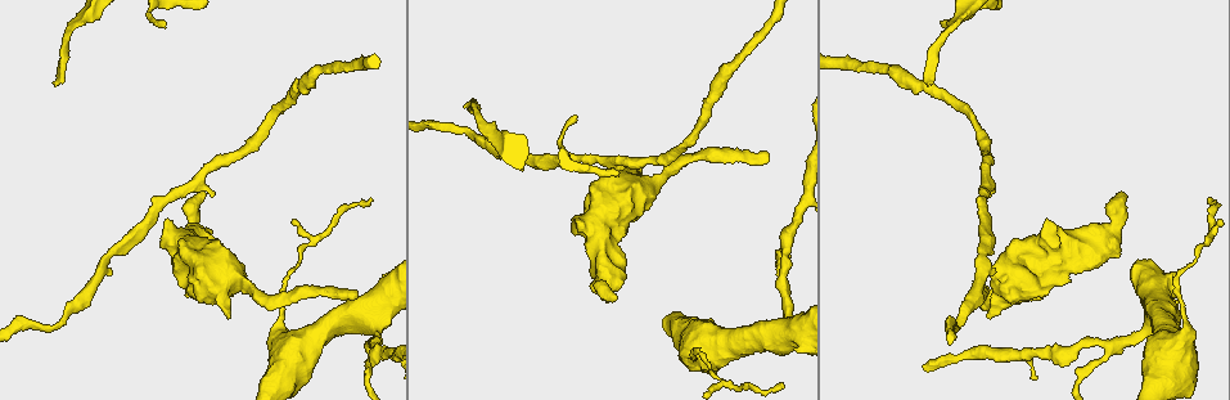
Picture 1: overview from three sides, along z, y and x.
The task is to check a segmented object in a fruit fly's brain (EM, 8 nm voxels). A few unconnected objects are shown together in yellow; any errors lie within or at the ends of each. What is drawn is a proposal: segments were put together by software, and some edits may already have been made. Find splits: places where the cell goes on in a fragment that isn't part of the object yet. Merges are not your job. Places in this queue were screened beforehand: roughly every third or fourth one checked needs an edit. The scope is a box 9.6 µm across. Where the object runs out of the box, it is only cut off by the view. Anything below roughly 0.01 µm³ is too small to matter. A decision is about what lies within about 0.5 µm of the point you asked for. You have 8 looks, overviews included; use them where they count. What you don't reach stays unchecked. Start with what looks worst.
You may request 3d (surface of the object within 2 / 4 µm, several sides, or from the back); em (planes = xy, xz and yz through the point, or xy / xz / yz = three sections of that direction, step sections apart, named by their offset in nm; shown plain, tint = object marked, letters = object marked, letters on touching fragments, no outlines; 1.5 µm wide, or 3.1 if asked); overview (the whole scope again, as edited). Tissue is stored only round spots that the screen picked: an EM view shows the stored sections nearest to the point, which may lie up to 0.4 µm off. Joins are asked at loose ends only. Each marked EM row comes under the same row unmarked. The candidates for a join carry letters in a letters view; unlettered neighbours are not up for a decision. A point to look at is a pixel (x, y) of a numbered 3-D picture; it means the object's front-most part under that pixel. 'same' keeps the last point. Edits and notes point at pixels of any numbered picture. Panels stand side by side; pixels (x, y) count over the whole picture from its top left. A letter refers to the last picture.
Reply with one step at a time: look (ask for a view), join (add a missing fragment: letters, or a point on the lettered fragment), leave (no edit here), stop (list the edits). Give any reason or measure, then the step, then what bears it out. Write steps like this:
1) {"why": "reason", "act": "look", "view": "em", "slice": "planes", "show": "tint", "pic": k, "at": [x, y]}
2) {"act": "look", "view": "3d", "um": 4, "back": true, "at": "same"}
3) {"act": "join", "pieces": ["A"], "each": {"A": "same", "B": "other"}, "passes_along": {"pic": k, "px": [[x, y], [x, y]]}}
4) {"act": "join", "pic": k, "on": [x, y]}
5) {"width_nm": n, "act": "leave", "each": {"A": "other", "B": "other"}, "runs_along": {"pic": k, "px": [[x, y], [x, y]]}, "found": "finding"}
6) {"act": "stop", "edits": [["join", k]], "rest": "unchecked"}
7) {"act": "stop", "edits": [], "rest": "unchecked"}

{"why": "long arm stops here", "act": "look", "view": "3d", "um": 4, "pic": 1, "at": [766, 161]}

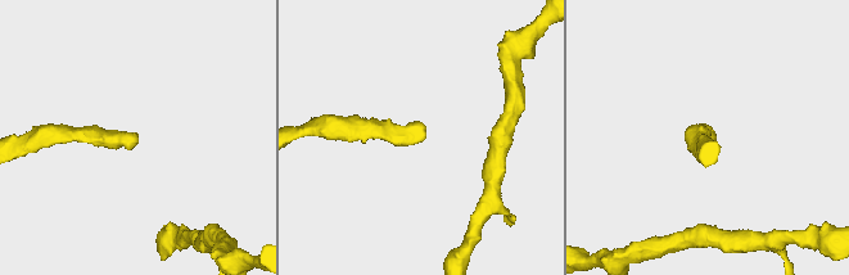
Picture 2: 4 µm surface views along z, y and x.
{"act": "look", "view": "em", "slice": "planes", "show": "letters", "pic": 2, "at": [424, 137]}

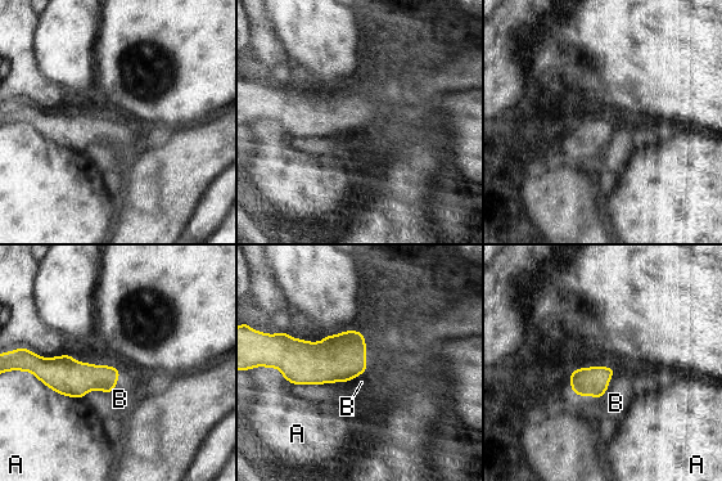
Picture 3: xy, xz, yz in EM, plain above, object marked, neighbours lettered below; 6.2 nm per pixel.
{"longest_contact_nm": ["A", 400], "act": "leave", "each": {"A": "other", "B": "other"}, "found": "no lettered fragment goes on from it"}

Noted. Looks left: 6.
{"why": "long arm stops here", "act": "look", "view": "3d", "um": 2, "back": true, "pic": 1, "at": [933, 80]}

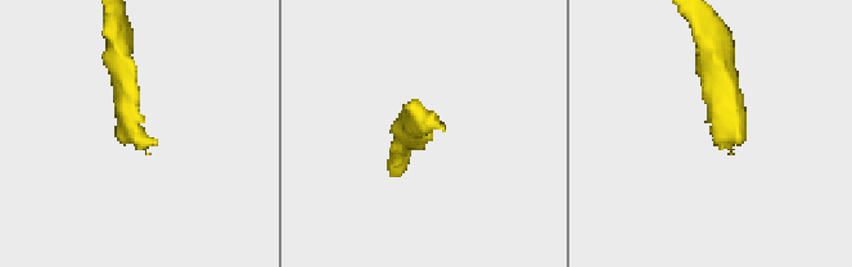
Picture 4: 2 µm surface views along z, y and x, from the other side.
{"why": "now the EM", "act": "look", "view": "em", "slice": "planes", "show": "tint", "pic": 4, "at": [444, 131]}

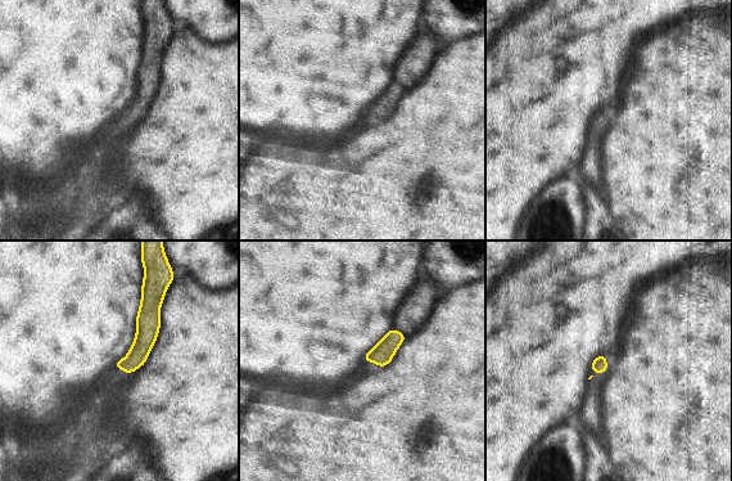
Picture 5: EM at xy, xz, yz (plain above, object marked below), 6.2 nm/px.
{"act": "look", "view": "em", "slice": "planes", "show": "letters", "at": "same"}

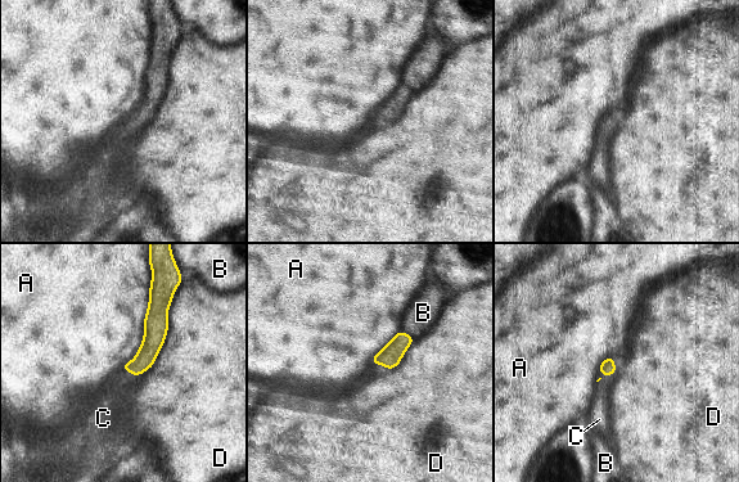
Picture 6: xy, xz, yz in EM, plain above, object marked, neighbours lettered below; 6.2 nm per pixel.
{"act": "join", "pieces": ["C"], "each": {"A": "other", "B": "other", "C": "same", "D": "other"}, "passes_along": {"pic": 6, "px": [[607, 368], [608, 374], [599, 408]]}, "found": "the cell continues"}

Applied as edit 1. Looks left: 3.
{"why": "stops while still wide", "act": "look", "view": "em", "slice": "planes", "show": "letters", "pic": 1, "at": [229, 318]}

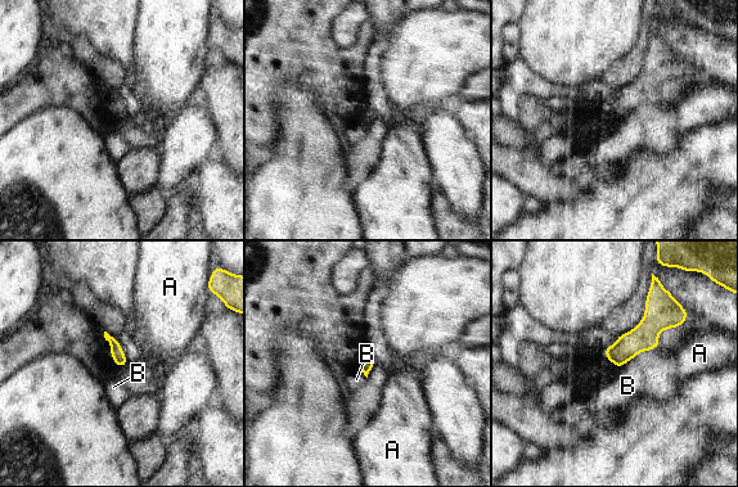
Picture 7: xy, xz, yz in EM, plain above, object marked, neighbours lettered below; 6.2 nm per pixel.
{"act": "leave", "each": {"A": "other", "B": "other"}, "border": {"pic": 7, "px": [[633, 357], [620, 369]]}, "found": "no lettered fragment goes on from it"}

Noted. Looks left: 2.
{"act": "stop", "edits": [["join", 6]], "rest": "unchecked"}

